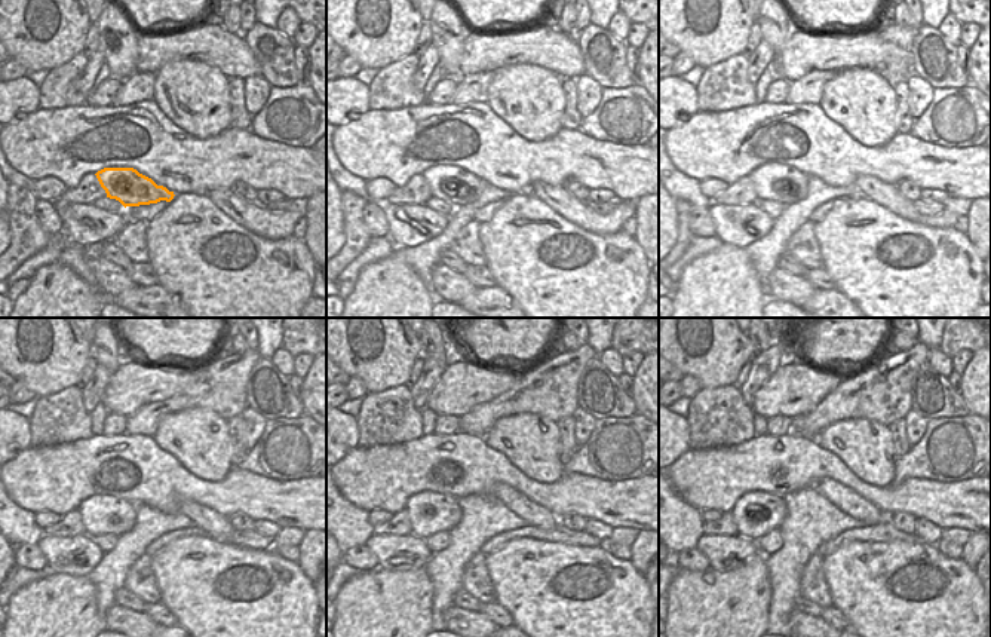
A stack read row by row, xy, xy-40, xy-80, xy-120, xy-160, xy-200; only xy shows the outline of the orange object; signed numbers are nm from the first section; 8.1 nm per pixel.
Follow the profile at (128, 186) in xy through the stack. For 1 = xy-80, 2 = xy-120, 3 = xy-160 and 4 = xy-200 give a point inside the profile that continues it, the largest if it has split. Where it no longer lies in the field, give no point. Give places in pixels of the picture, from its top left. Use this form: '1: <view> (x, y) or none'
1: xy-80 (773, 181)
2: xy-120 (100, 514)
3: xy-160 (429, 513)
4: xy-200 (769, 511)

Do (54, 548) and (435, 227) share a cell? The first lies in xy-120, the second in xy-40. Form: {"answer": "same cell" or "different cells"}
{"answer": "same cell"}

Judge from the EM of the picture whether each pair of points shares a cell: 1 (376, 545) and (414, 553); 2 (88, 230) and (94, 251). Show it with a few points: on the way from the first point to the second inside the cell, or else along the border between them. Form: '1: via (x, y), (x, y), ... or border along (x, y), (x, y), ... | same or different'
1: via (384, 548), (405, 550) | same
2: border along (101, 241), (92, 245), (73, 244) | different

